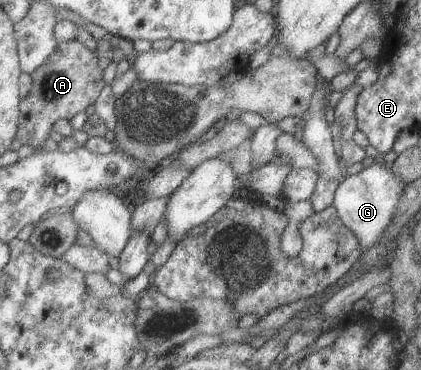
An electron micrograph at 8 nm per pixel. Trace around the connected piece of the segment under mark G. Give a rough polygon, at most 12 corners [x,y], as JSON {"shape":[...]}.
{"shape":[[379,158],[333,194],[362,251],[382,239],[404,181]]}

